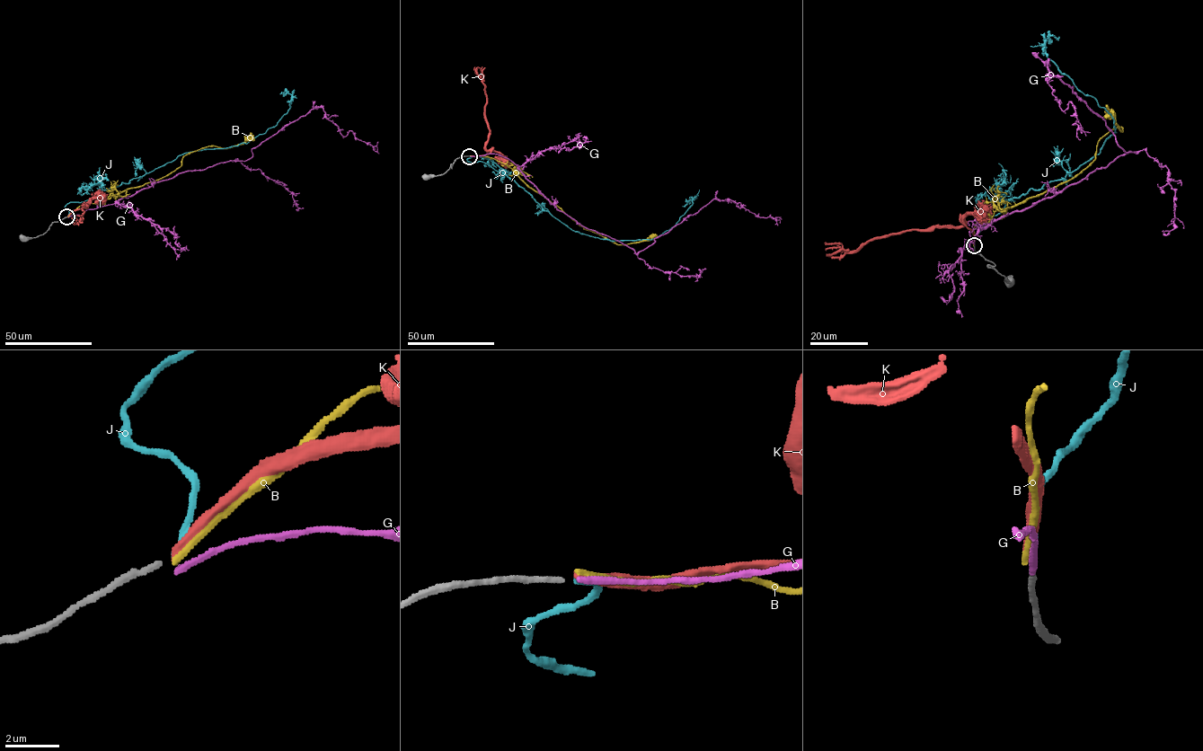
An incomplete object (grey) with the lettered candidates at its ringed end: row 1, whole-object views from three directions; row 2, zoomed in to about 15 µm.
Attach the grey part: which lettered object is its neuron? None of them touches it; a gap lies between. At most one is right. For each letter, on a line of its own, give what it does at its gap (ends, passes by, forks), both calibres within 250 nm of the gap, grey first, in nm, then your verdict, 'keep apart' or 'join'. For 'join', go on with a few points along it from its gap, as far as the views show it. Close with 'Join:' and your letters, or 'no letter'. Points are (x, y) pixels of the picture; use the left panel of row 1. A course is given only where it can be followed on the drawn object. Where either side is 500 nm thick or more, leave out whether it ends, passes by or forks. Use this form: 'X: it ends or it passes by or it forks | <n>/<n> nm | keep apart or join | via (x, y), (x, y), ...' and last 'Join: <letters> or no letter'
B: it ends | 200/200 nm | keep apart
G: it ends | 200/240 nm | keep apart
J: it ends | 200/200 nm | join | via (67, 216), (70, 202), (92, 198), (186, 153), (247, 144), (287, 111), (291, 94), (279, 93)
K: it ends | 200/320 nm | keep apart
Join: J

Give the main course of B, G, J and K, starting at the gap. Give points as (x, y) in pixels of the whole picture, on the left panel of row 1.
B: (67, 216), (80, 206), (102, 204), (167, 176), (201, 148), (254, 140)
G: (67, 217), (113, 204), (178, 173), (245, 161), (252, 148), (317, 107), (342, 136), (351, 131), (379, 154)
J: (67, 216), (70, 202), (92, 198), (186, 153), (247, 144), (287, 111), (291, 94), (279, 93)
K: (67, 216), (88, 205), (84, 206), (87, 206), (83, 208), (81, 220), (75, 216), (77, 216)

